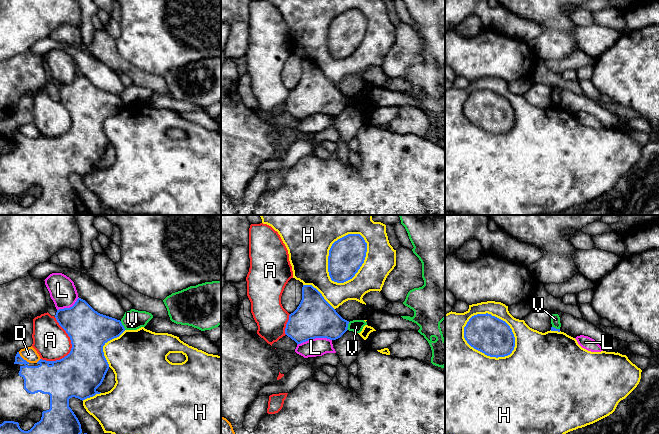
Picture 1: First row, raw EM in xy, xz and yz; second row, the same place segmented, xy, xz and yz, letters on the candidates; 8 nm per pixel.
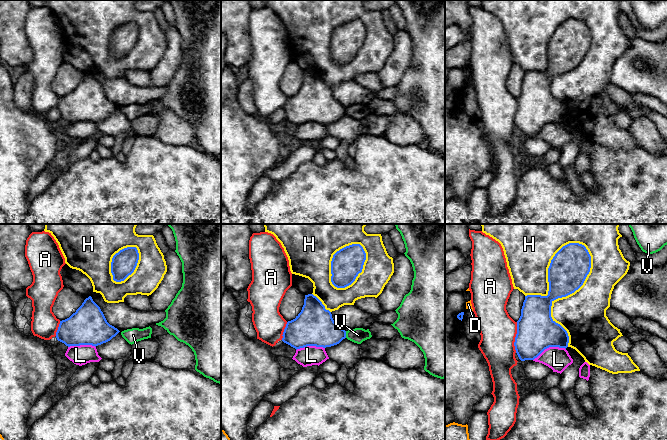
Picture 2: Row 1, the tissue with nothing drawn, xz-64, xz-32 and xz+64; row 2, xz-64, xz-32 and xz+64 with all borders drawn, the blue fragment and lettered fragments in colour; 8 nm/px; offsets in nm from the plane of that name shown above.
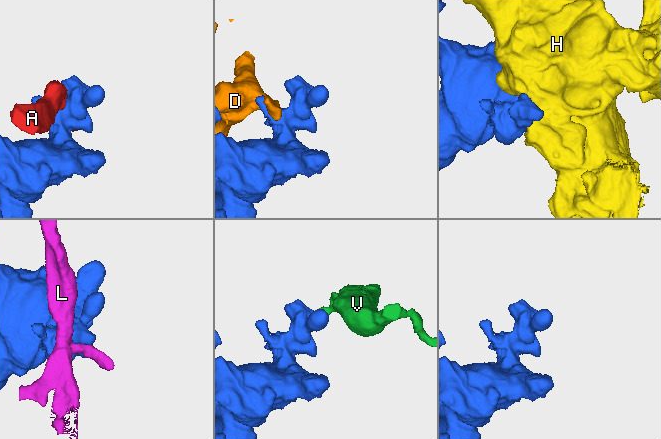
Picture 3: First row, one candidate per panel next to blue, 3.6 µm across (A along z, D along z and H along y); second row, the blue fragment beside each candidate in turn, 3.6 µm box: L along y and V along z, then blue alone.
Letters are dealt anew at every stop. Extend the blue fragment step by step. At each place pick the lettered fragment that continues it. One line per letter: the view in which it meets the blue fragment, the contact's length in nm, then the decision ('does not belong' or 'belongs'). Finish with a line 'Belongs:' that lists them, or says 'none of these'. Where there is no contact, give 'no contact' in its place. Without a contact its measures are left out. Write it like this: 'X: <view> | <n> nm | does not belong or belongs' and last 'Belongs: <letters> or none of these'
A: xy | 360 nm | does not belong
D: xy | 130 nm | does not belong
H: yz | 460 nm | does not belong
L: xz | 280 nm | does not belong
V: xy | 80 nm | does not belong
Belongs: none of these

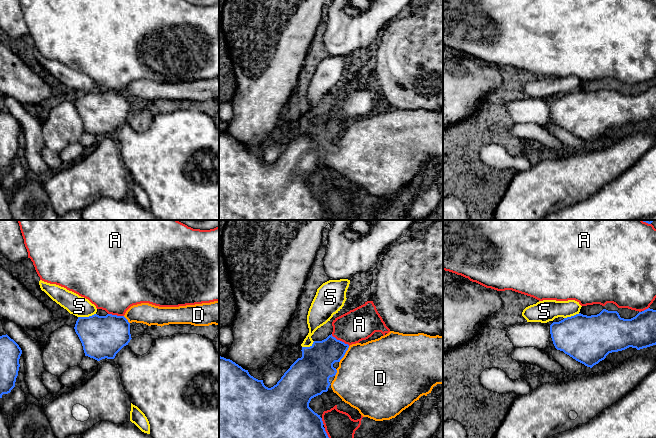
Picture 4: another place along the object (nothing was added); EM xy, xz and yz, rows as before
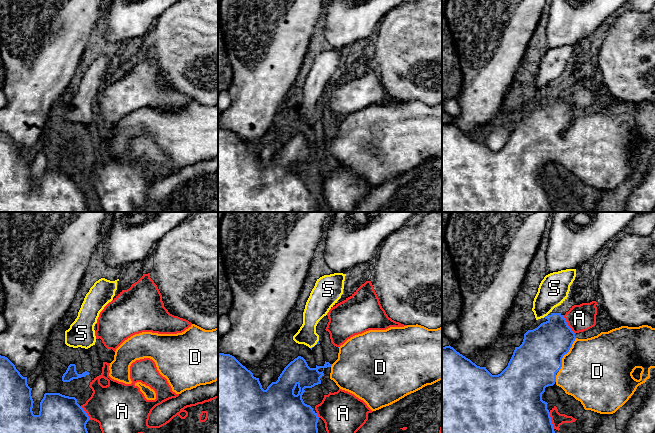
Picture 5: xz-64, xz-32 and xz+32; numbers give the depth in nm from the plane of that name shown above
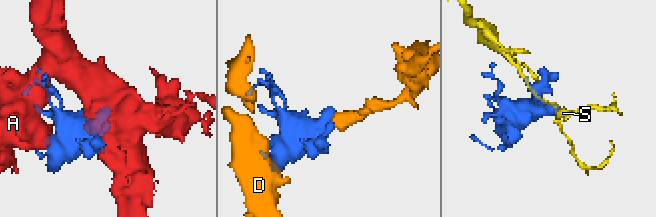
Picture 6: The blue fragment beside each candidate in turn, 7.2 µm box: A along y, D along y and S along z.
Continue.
A: xz | 180 nm | does not belong
D: xz | 160 nm | belongs
S: xy | 150 nm | does not belong
Belongs: D

